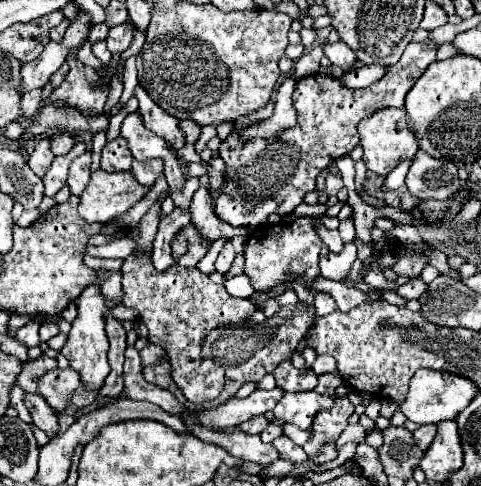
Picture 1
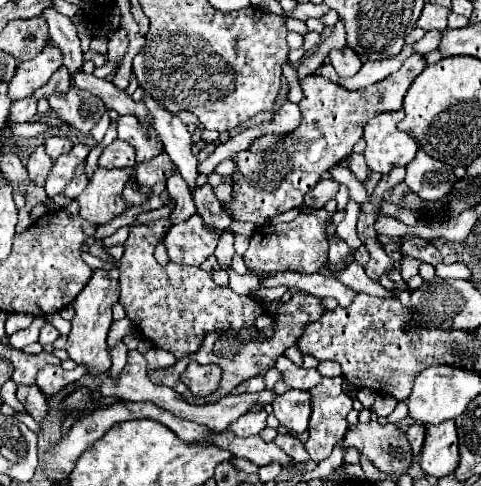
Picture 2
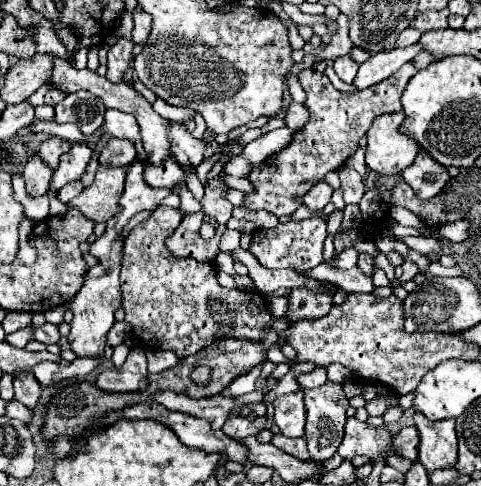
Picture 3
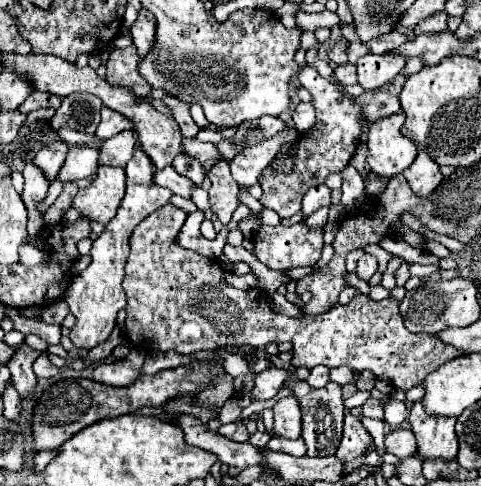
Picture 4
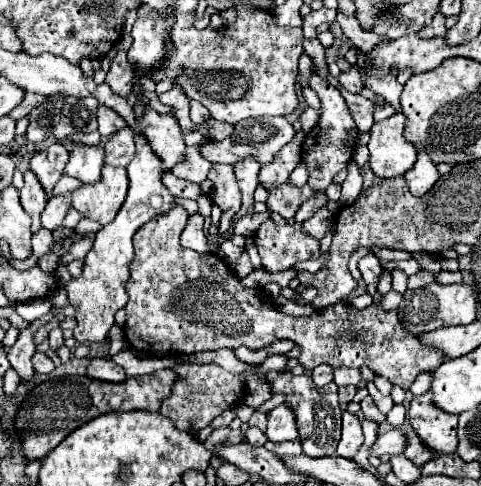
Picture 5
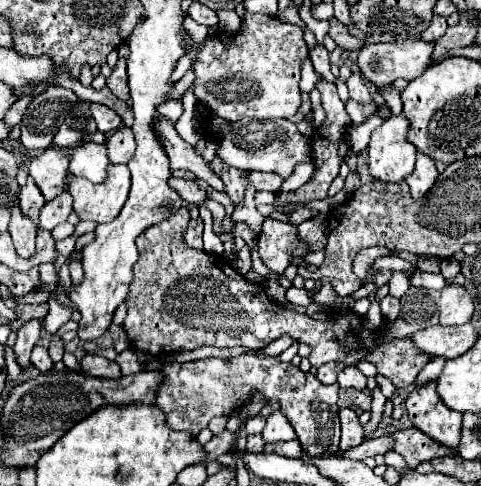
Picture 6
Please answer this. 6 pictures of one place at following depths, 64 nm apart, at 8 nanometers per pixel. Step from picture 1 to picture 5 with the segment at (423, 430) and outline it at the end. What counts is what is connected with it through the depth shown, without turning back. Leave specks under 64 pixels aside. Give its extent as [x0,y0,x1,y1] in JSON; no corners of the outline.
[370,428,408,456]

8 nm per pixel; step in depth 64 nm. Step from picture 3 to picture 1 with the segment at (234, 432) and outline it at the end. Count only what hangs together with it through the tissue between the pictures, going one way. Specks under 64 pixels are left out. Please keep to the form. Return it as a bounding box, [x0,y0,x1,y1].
[240,416,268,434]

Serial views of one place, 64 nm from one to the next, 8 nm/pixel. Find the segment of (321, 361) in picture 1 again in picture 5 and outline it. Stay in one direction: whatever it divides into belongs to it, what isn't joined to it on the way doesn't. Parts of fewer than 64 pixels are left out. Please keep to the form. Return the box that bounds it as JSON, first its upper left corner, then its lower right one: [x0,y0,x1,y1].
[334,368,360,386]

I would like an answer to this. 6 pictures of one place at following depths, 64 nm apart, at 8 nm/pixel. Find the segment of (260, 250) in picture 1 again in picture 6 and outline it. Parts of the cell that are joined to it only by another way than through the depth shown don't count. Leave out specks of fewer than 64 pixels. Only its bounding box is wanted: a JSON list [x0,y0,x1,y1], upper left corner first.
[256,216,312,274]

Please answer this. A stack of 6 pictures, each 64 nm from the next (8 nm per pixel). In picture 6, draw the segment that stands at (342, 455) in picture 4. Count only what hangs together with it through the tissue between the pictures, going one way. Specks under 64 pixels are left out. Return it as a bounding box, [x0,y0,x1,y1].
[340,408,364,452]

